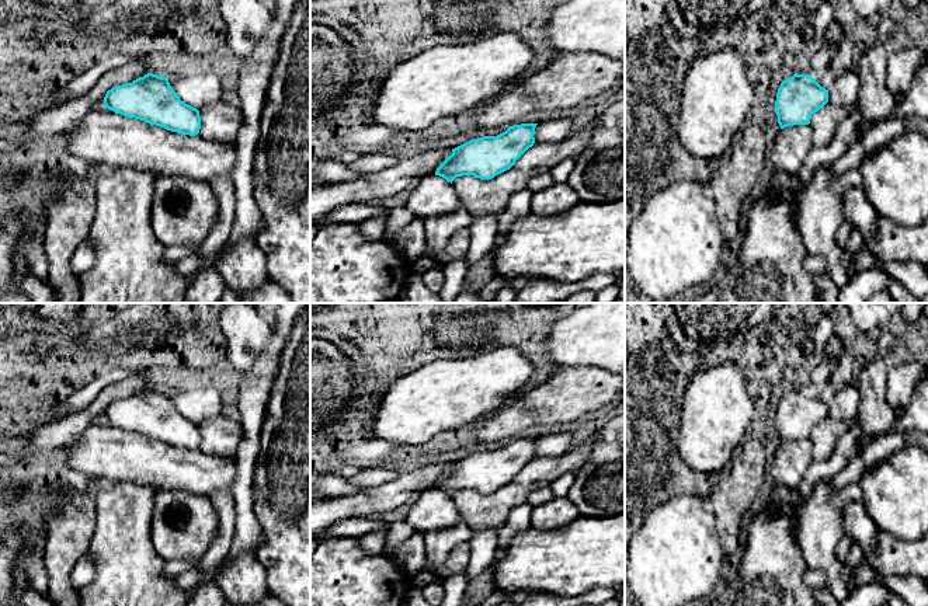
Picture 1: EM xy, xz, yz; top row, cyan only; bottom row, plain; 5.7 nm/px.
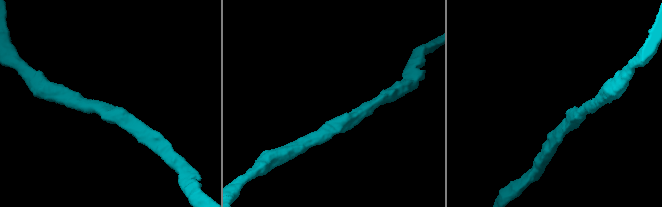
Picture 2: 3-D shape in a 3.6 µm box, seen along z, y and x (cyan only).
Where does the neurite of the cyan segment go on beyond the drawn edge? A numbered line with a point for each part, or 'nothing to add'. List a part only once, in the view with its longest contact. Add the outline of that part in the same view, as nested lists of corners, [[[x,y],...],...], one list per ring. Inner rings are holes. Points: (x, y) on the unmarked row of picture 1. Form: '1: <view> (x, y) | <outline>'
1: xy (105, 453) | [[[91,422],[67,449],[67,464],[86,473],[95,484],[126,481],[149,484],[163,490],[185,490],[209,497],[215,491],[232,491],[237,463],[234,456],[213,456],[199,449],[190,450],[150,439],[145,435],[115,428],[108,422]]]

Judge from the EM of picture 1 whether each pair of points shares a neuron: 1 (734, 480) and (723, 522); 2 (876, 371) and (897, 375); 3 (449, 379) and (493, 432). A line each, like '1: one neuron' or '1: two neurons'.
1: one neuron
2: two neurons
3: two neurons

